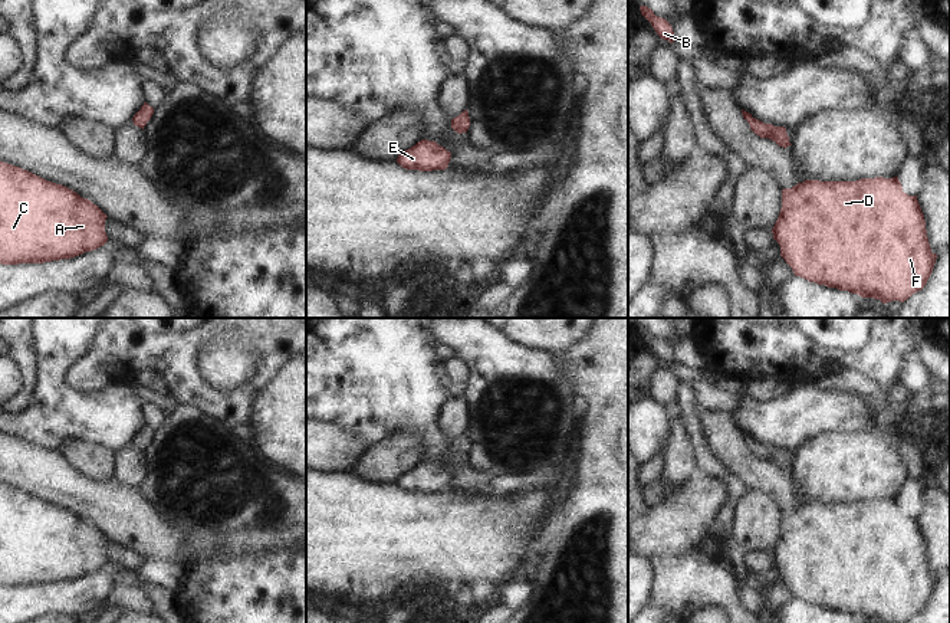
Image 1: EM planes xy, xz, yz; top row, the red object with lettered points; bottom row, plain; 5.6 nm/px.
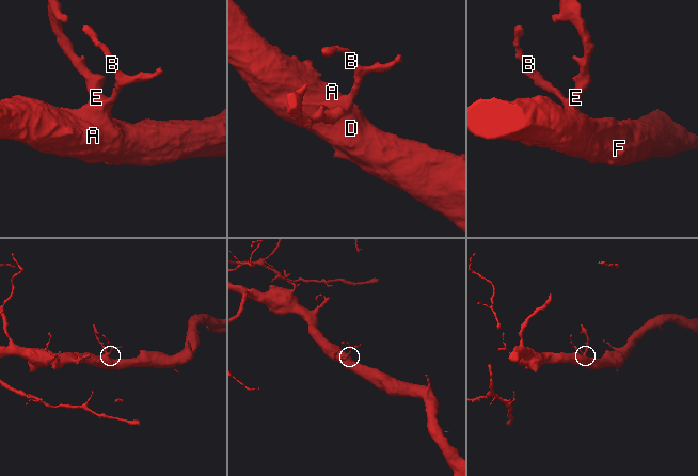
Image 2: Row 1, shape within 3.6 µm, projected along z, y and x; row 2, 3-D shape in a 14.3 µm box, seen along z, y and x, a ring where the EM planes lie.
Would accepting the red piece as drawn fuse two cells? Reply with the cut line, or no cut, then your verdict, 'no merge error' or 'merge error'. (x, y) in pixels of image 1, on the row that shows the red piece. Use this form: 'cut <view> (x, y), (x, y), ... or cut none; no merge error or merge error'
cut none; no merge error

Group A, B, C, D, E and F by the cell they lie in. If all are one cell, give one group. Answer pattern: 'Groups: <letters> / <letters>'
Groups: A B C D E F

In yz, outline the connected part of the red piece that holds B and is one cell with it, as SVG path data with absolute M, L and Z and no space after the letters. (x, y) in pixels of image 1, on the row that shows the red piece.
M640 6L640 10L661 39L668 40L670 43L675 40L673 27L665 19L655 16L647 6Z

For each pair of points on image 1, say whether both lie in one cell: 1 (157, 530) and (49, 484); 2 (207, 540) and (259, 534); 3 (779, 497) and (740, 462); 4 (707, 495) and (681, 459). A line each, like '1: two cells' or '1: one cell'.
1: one cell
2: two cells
3: one cell
4: two cells

